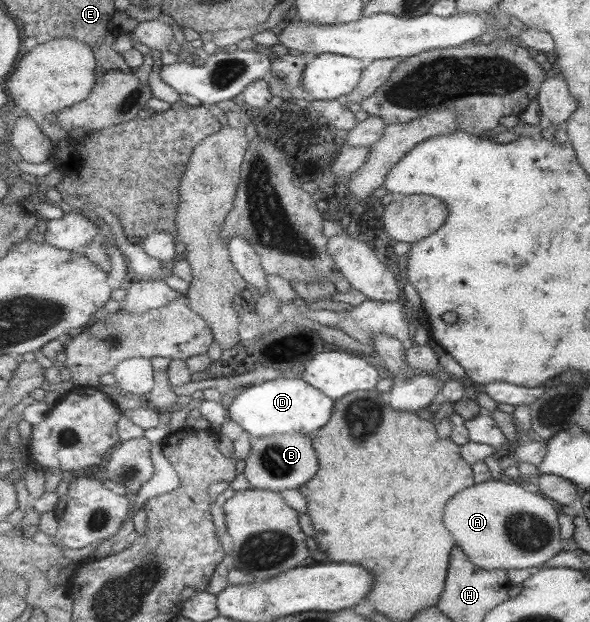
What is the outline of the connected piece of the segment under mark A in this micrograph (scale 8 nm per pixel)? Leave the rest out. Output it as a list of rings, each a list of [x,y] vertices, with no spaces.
[[[489,480],[481,484],[477,483],[471,488],[459,492],[447,508],[447,526],[451,526],[451,532],[455,538],[459,538],[459,546],[475,558],[475,564],[485,570],[513,570],[513,568],[533,568],[533,566],[545,565],[558,554],[565,551],[565,540],[561,538],[561,522],[559,522],[559,510],[541,492],[533,493],[520,485],[520,480],[515,483],[507,483],[497,480]]]

